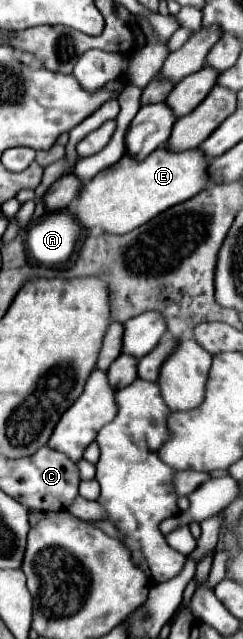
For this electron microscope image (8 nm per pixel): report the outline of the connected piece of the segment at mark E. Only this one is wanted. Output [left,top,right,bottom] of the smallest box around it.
[68,145,210,233]

